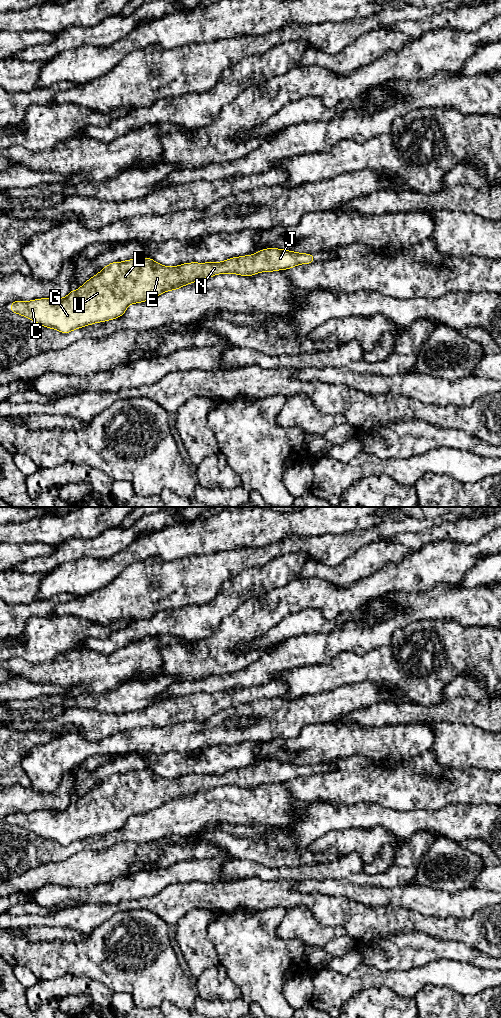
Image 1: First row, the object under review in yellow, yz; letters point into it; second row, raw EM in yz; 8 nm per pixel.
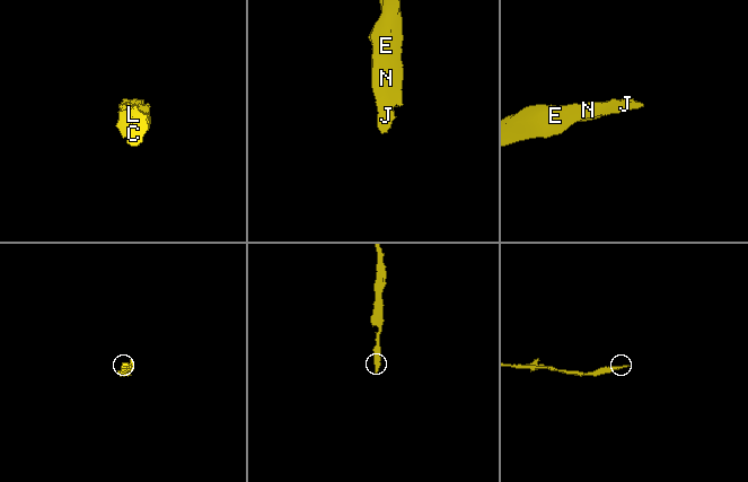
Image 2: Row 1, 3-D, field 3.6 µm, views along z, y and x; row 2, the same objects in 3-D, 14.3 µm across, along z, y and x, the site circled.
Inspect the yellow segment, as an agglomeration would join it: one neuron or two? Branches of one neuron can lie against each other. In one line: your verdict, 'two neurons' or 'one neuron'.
one neuron

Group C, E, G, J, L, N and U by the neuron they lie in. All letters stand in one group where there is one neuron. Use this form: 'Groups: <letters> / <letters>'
Groups: C E G J L N U

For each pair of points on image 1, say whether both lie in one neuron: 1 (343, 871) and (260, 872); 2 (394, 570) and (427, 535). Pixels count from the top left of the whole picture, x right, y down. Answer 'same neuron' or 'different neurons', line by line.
1: same neuron
2: different neurons

